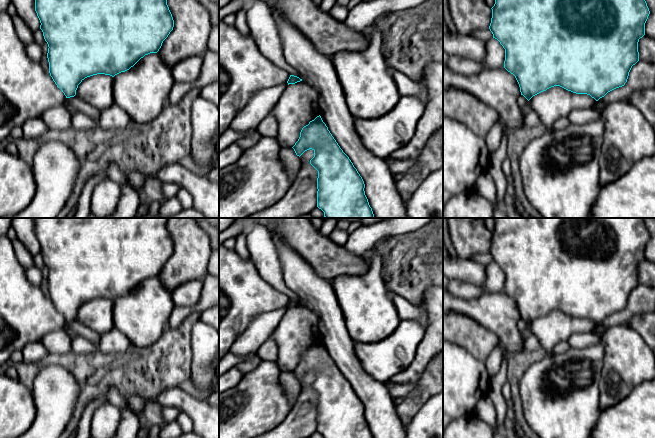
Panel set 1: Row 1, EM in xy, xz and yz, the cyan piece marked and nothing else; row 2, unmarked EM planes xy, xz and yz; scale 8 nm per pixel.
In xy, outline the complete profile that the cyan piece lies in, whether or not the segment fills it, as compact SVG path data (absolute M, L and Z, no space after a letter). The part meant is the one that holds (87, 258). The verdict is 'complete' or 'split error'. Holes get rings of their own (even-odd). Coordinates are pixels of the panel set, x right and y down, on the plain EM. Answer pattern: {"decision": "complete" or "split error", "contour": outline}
{"decision": "complete", "contour": "M33 218L35 224L35 235L40 244L40 253L48 268L47 282L49 286L49 297L58 312L62 314L66 322L74 321L78 309L87 301L105 298L114 301L133 291L141 282L150 277L157 277L163 265L168 261L174 251L174 244L167 229L169 218Z"}

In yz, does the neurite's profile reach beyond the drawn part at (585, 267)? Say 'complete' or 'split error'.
complete

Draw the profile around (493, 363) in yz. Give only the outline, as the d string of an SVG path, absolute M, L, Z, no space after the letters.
M499 344L485 360L485 365L490 378L494 377L501 369L506 350Z

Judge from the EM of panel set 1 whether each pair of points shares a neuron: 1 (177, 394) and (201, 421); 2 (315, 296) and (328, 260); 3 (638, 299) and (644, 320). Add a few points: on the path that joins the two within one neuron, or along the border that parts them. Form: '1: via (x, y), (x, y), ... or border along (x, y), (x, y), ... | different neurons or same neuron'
1: via (184, 400), (198, 414) | same neuron
2: border along (306, 261), (318, 275), (328, 280) | different neurons
3: border along (644, 312), (634, 314), (624, 323) | different neurons

